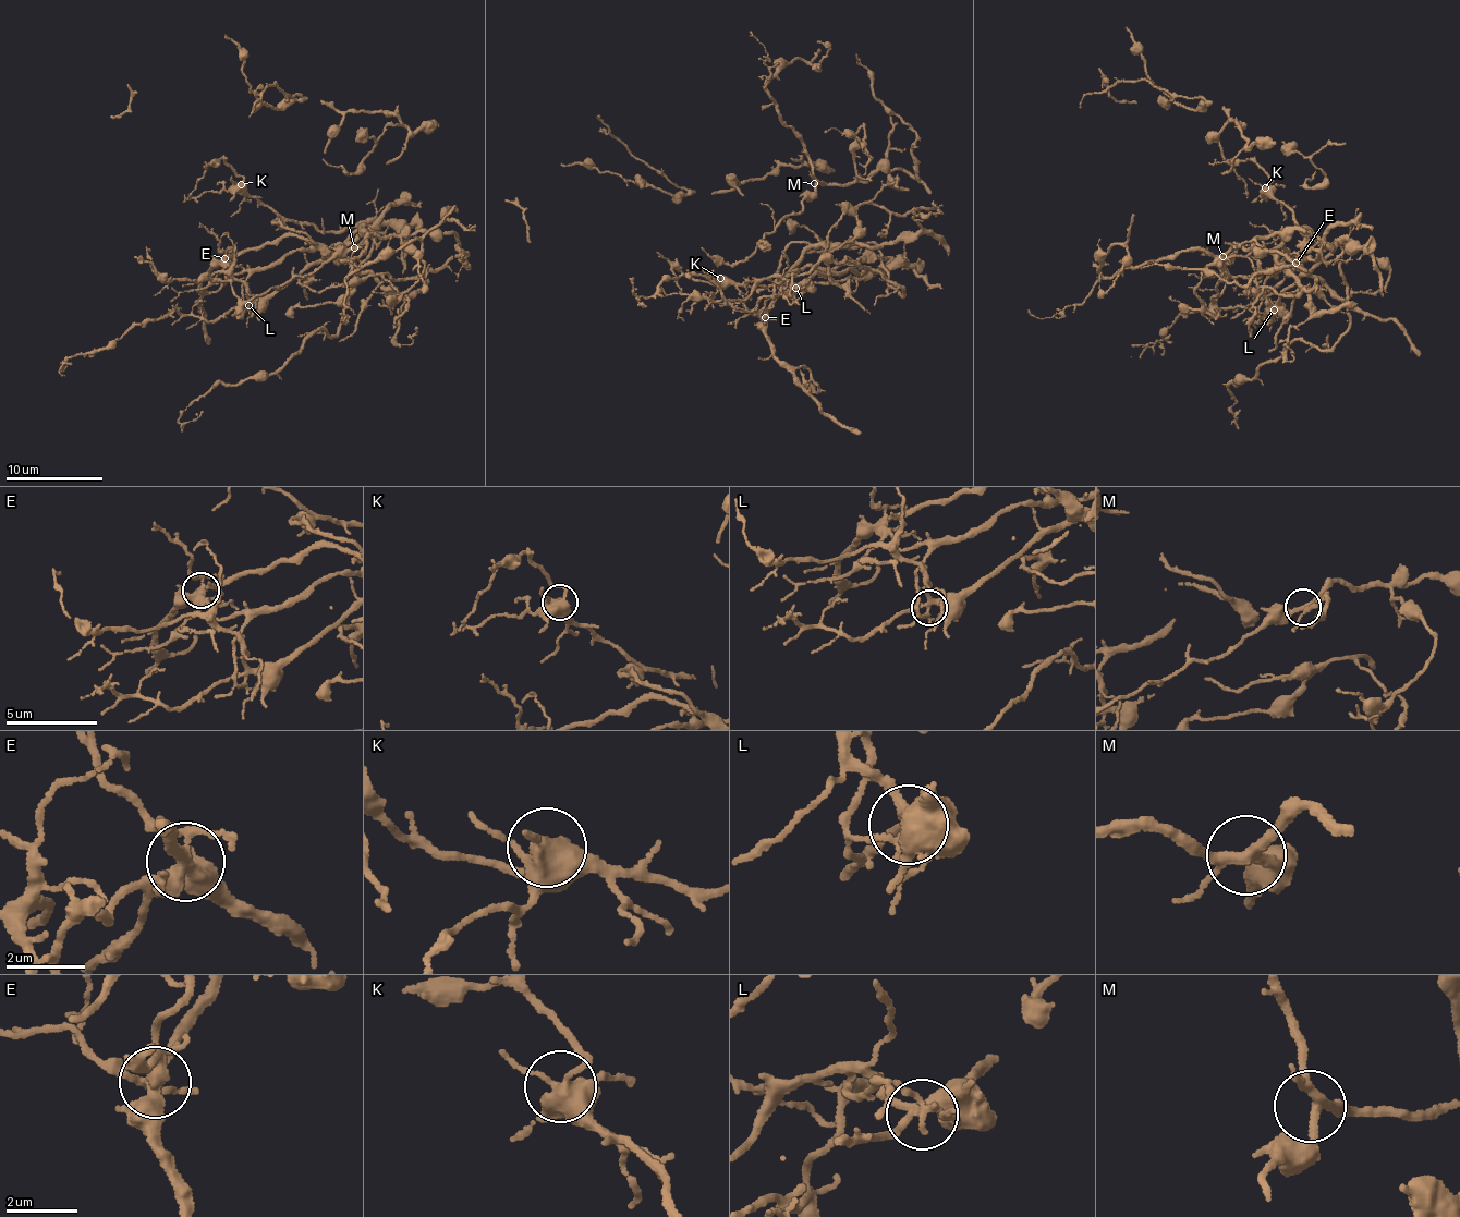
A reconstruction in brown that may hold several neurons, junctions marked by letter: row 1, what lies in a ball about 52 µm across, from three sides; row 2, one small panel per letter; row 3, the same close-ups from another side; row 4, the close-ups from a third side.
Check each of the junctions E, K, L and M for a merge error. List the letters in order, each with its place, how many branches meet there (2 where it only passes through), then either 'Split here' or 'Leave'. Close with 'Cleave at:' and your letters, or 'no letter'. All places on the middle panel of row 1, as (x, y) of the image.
E: Place: (765, 317). Branches: 6. Split here
K: Place: (720, 278). Branches: 3. Leave
L: Place: (795, 288). Branches: 4. Split here
M: Place: (814, 183). Branches: 4. Leave
Cleave at: E, L

